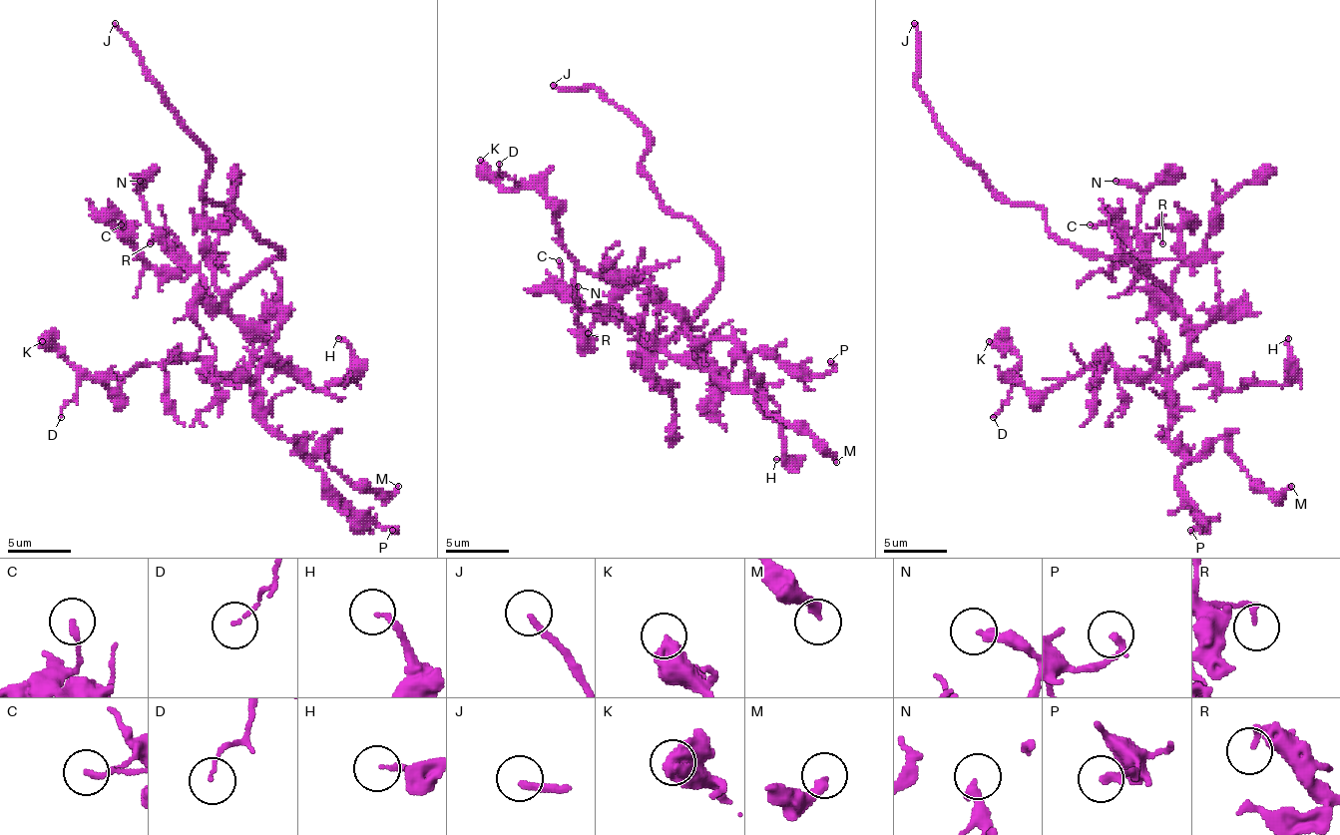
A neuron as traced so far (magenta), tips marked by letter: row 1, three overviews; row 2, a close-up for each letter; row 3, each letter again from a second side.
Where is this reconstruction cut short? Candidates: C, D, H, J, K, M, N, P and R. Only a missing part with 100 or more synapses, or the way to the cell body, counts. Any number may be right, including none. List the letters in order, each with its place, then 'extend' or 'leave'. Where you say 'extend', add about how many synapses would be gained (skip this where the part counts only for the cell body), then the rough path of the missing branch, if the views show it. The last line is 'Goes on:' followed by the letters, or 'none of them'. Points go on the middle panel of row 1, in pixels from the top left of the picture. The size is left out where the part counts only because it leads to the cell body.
C: place (559, 260); leave
D: place (499, 164); leave
H: place (776, 459); leave
J: place (553, 85); extend
K: place (480, 160); leave
M: place (836, 462); leave
N: place (578, 286); leave
P: place (830, 361); leave
R: place (588, 333); leave
Goes on: J

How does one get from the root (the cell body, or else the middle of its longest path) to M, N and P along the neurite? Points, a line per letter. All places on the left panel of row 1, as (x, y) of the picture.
M: (240, 284), (227, 309), (268, 344), (265, 423), (309, 458), (322, 439), (325, 461), (373, 492), (398, 486)
N: (240, 284), (216, 297), (206, 293), (200, 275), (150, 221), (140, 181)
P: (240, 284), (227, 297), (227, 309), (268, 344), (259, 372), (265, 423), (357, 511), (392, 530)

